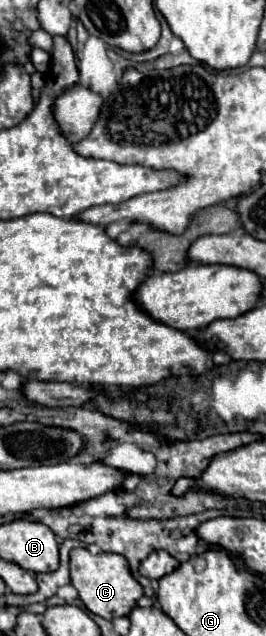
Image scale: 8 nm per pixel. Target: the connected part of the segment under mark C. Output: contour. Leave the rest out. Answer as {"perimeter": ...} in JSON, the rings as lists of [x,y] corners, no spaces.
{"perimeter":[[[72,549],[70,553],[70,577],[72,585],[78,589],[80,599],[84,605],[94,613],[104,619],[114,619],[116,615],[128,615],[138,599],[144,595],[140,583],[132,577],[130,567],[124,557],[118,553],[98,553],[92,555],[88,549]]]}

